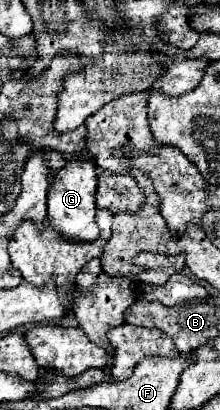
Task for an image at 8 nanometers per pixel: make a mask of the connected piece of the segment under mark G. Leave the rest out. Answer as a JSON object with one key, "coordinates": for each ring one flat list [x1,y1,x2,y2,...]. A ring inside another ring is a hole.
{"coordinates":[[69,158,61,170,55,172,49,186,49,222,69,240,95,240,99,228,95,224,95,186,97,164,93,158]]}

